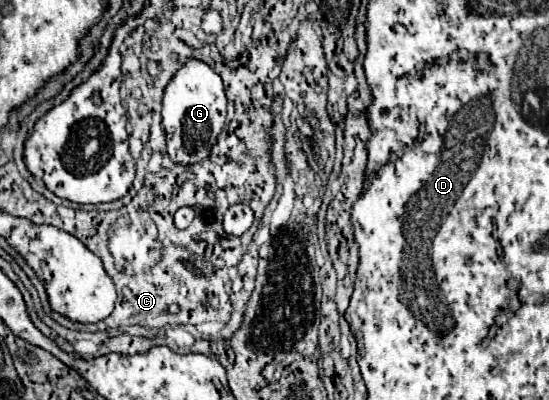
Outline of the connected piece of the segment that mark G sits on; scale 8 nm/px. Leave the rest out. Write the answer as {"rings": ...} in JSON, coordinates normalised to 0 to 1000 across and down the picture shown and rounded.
{"rings":[[[342,148],[313,193],[299,228],[295,313],[302,323],[306,388],[324,408],[361,408],[383,388],[383,373],[408,318],[412,228],[401,188],[364,148]]]}

